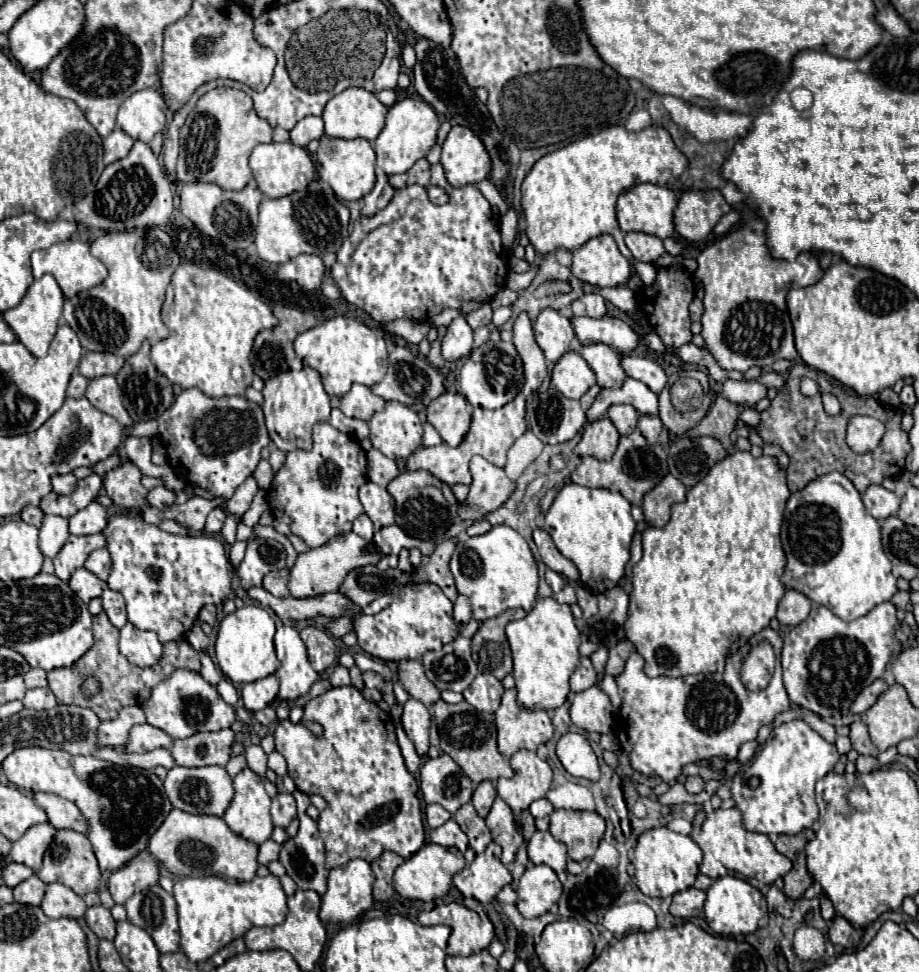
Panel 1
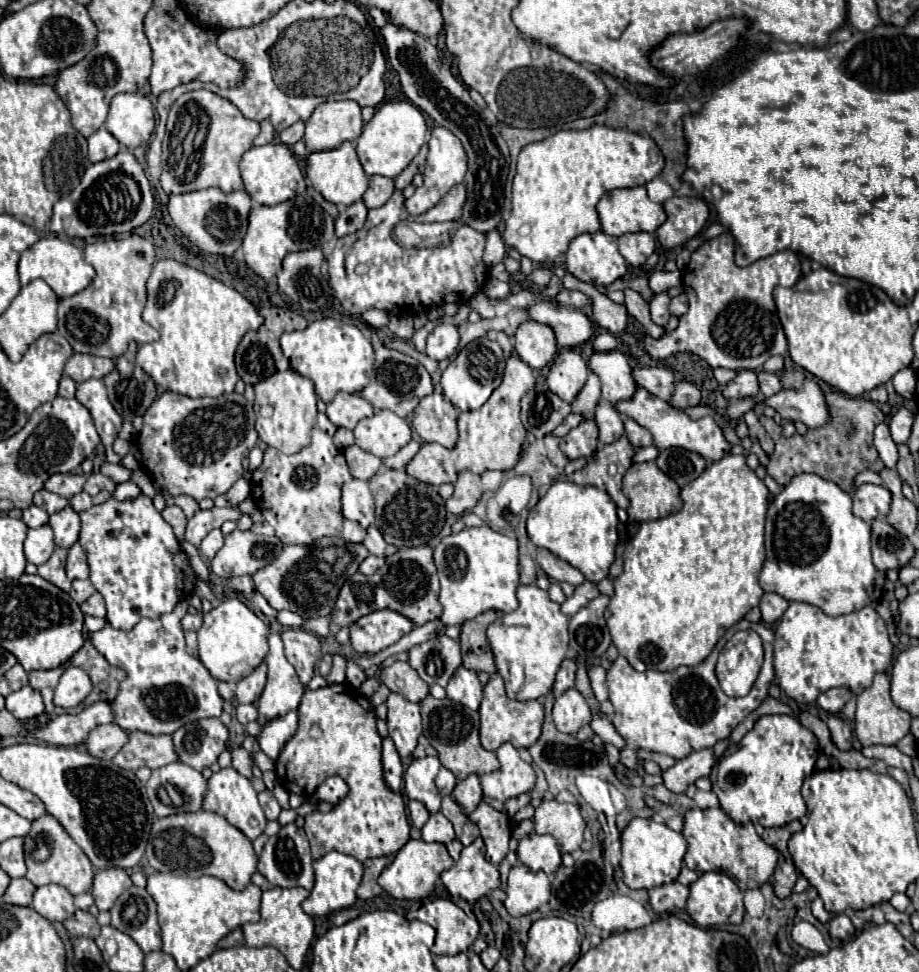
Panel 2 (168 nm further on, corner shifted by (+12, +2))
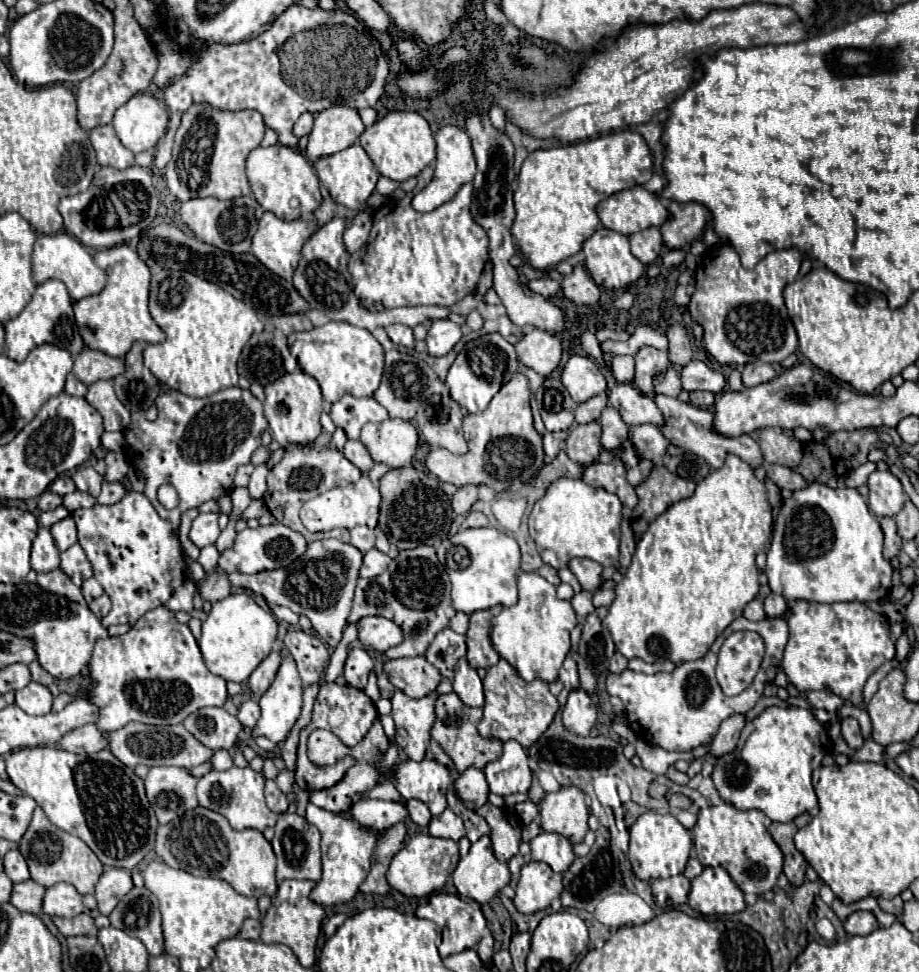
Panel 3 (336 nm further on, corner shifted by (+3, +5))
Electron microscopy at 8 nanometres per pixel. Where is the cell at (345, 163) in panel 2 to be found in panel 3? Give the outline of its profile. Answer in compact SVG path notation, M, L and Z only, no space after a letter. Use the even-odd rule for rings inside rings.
M351 145L339 153L333 155L325 155L315 163L315 171L317 177L321 181L323 187L327 187L327 191L331 193L335 203L341 203L353 211L365 209L365 201L367 197L373 193L379 173L373 165L373 161L369 161L369 155L365 153L365 149L361 149L361 145Z

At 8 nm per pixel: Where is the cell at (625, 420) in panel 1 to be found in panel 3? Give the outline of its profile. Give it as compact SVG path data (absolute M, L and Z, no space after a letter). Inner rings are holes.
M607 405L603 409L599 423L603 427L601 445L605 449L615 451L615 449L619 449L629 439L629 425L623 421L623 417L617 413L617 409L613 409L611 405Z

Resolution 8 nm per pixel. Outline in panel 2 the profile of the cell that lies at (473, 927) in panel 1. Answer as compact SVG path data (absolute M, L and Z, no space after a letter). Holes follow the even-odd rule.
M444 898L424 902L418 910L410 910L406 918L426 922L436 930L436 942L432 946L432 952L442 956L466 952L476 940L480 930L476 918L466 916L462 908Z

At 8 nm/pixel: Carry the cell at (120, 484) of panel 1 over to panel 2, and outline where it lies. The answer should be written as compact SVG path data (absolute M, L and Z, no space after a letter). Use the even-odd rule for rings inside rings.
M100 472L90 474L88 480L84 482L84 492L88 492L90 496L96 496L102 488L106 488L108 492L112 492L112 490L116 488L116 484L114 484L108 476L104 476L104 474L100 474Z

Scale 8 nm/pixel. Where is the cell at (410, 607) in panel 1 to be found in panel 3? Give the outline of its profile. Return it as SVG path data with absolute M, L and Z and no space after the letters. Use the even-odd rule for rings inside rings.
M363 617L357 623L359 641L365 647L373 647L375 651L387 651L403 641L403 631L397 623L385 617Z

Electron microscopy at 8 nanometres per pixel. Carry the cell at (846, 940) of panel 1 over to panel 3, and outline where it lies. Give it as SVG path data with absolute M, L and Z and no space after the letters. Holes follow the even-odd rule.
M855 911L853 915L847 917L843 927L849 935L869 935L871 931L877 929L877 919L869 911Z

